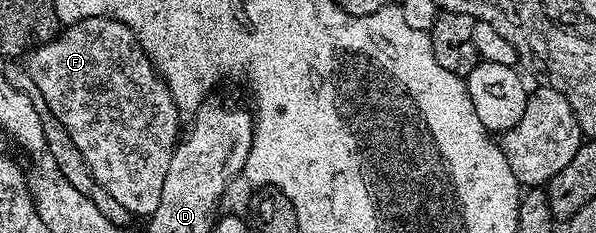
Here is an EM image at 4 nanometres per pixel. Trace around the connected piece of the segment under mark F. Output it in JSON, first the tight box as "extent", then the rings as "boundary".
{"extent":[27,17,182,217],"boundary":[[[91,17],[68,24],[57,38],[41,43],[28,52],[28,59],[27,68],[36,88],[43,93],[51,113],[67,127],[95,181],[133,217],[153,215],[155,209],[159,209],[163,177],[167,177],[167,165],[171,165],[173,149],[179,142],[177,126],[182,116],[171,97],[169,86],[158,75],[135,33],[114,19]]]}

